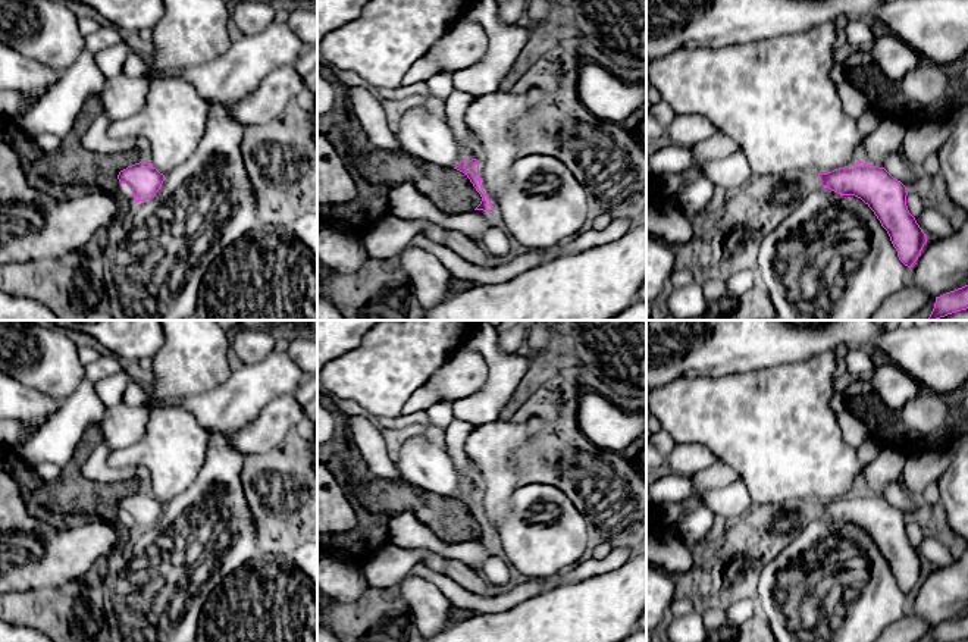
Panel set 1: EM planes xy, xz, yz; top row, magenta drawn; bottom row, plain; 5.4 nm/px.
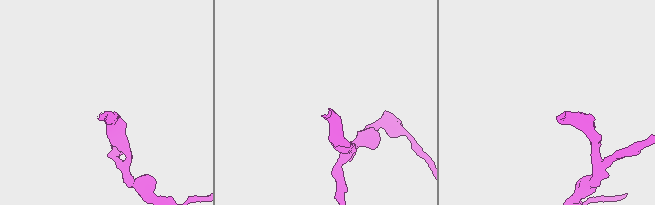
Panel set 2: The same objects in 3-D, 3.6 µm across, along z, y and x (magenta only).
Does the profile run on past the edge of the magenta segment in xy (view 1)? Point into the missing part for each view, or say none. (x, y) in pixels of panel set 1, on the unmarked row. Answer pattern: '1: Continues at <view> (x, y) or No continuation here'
1: No continuation here

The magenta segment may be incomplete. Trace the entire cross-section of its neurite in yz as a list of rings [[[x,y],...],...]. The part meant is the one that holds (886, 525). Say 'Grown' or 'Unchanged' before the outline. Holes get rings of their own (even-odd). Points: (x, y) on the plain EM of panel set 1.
Unchanged. [[[858,491],[827,502],[818,502],[818,514],[840,524],[861,527],[887,560],[899,589],[909,598],[921,585],[927,566],[909,542],[906,516],[884,497]]]

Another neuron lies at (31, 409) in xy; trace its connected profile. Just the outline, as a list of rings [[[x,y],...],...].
[[[0,372],[0,419],[16,420],[21,425],[21,433],[35,435],[60,405],[62,401]]]

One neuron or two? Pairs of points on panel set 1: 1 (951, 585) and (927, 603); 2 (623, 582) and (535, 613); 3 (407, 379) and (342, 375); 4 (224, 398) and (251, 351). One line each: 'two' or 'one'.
1: one
2: one
3: one
4: two

